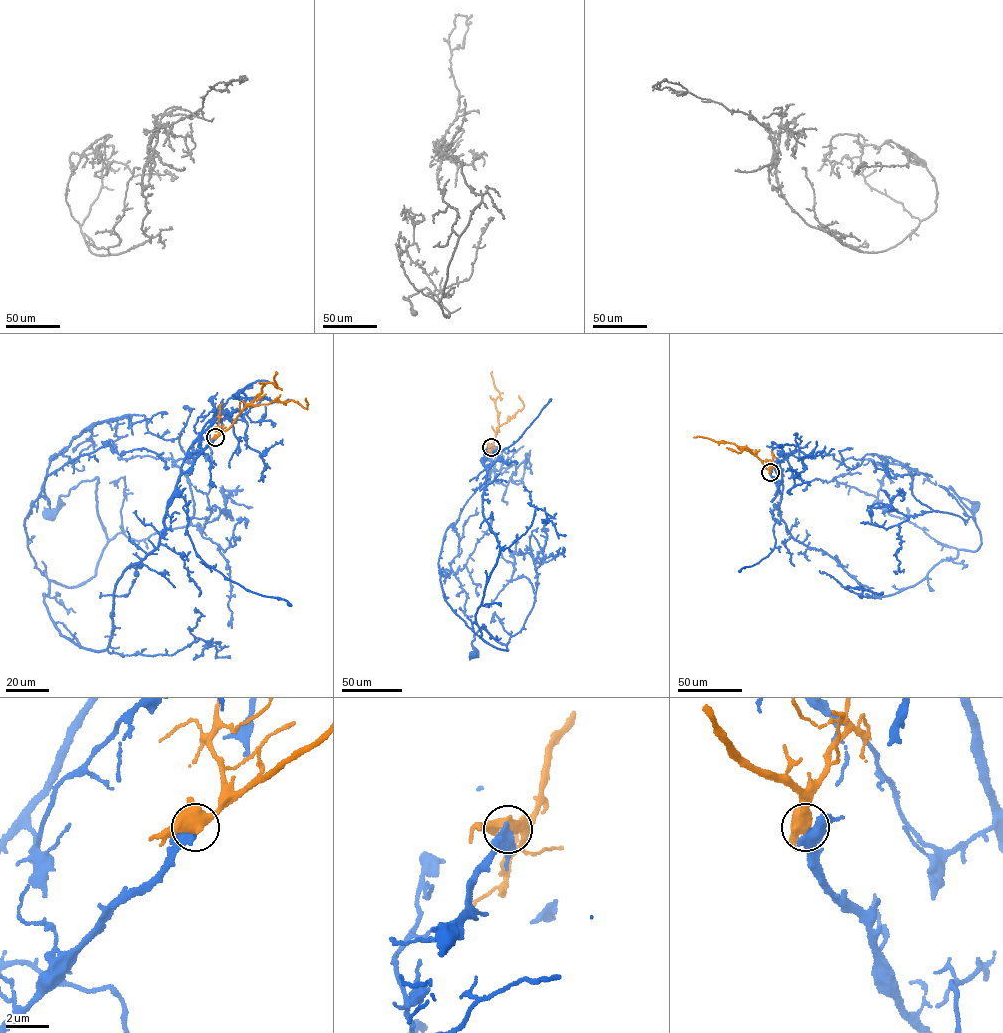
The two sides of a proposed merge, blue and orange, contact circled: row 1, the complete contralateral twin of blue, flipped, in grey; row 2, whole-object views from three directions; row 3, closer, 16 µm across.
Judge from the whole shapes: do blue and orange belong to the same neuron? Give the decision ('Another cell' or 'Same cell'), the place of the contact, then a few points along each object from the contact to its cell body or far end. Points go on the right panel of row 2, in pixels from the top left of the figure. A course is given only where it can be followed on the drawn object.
Same cell. Place: (770, 472). Course of blue: (769, 472), (794, 539), (879, 596), (914, 586), (959, 550), (979, 548), (974, 514), (950, 487), (975, 509). Course of orange: (769, 472), (748, 448), (694, 437)

